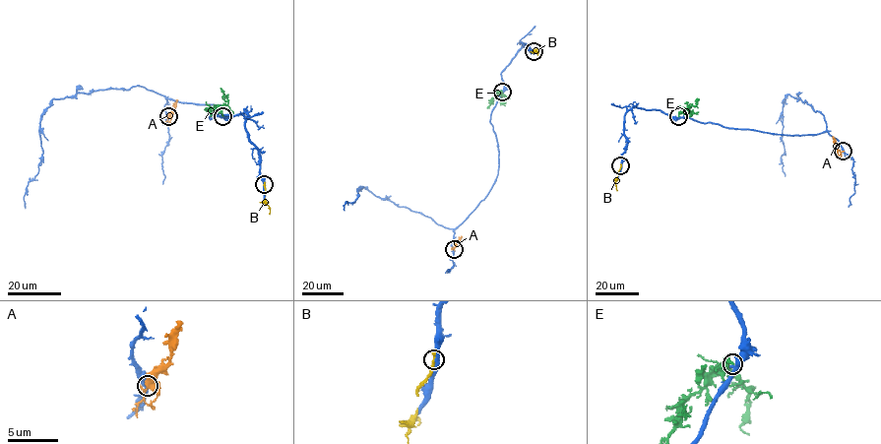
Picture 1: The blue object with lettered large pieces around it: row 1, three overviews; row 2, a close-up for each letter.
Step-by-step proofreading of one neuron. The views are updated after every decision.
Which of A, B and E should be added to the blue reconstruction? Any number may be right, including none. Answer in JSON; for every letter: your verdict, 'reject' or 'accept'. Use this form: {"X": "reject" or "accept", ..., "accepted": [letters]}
{"A": "reject", "B": "reject", "E": "reject", "accepted": []}

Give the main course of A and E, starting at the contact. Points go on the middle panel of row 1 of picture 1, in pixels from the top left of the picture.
A: (454, 249), (462, 236)
E: (502, 91), (499, 93), (506, 96), (505, 101), (499, 102)

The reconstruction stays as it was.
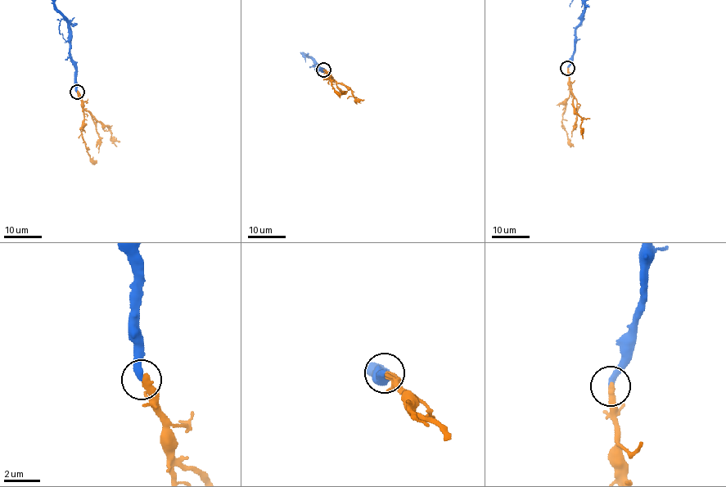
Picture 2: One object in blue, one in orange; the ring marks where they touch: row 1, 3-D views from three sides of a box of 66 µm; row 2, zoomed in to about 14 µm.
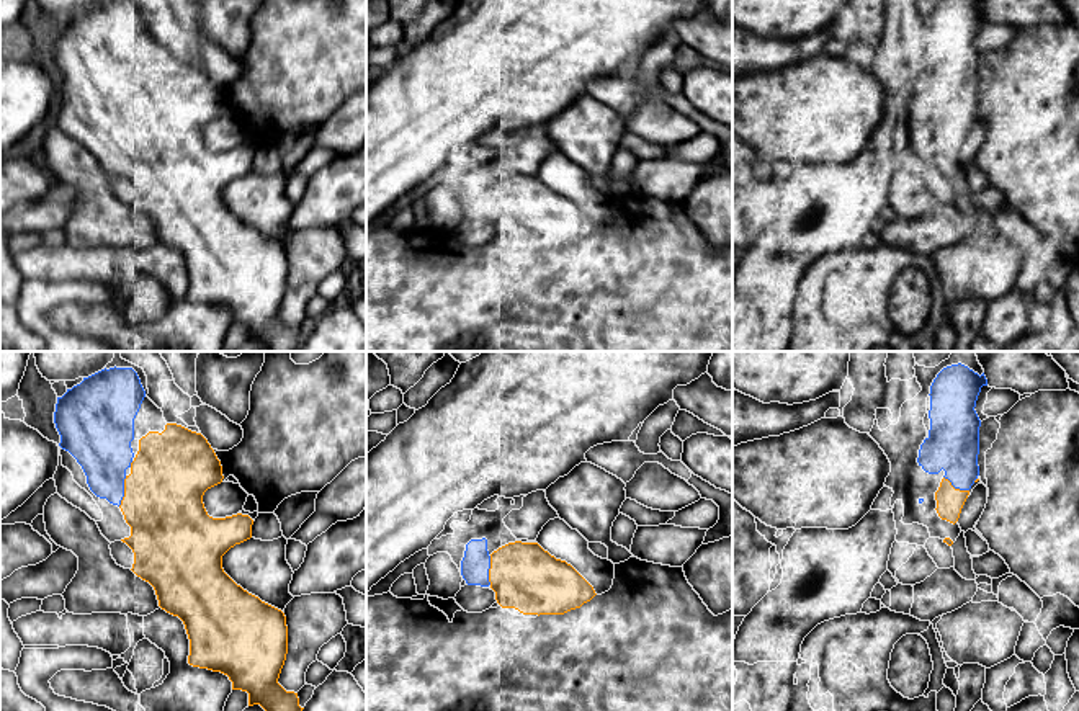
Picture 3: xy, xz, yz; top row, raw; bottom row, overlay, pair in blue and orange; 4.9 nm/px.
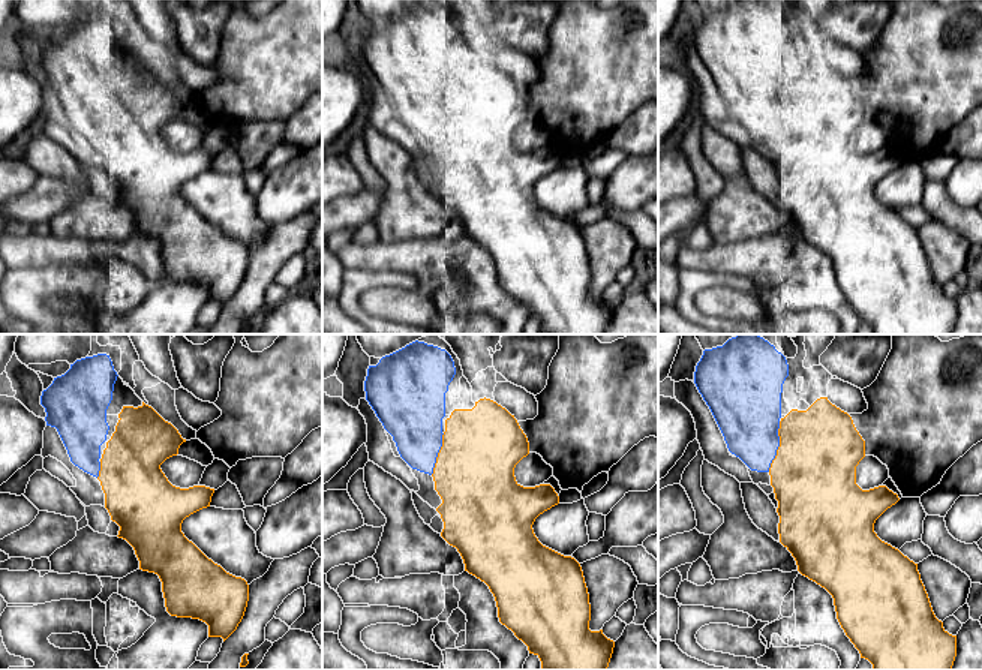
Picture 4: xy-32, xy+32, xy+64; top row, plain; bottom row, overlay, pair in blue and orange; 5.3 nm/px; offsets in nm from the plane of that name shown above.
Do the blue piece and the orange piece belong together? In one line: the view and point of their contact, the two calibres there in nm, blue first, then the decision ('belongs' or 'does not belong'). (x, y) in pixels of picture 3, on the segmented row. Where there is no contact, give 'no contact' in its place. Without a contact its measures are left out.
contact xy (123, 491); calibres 280 and 400 nm; belongs

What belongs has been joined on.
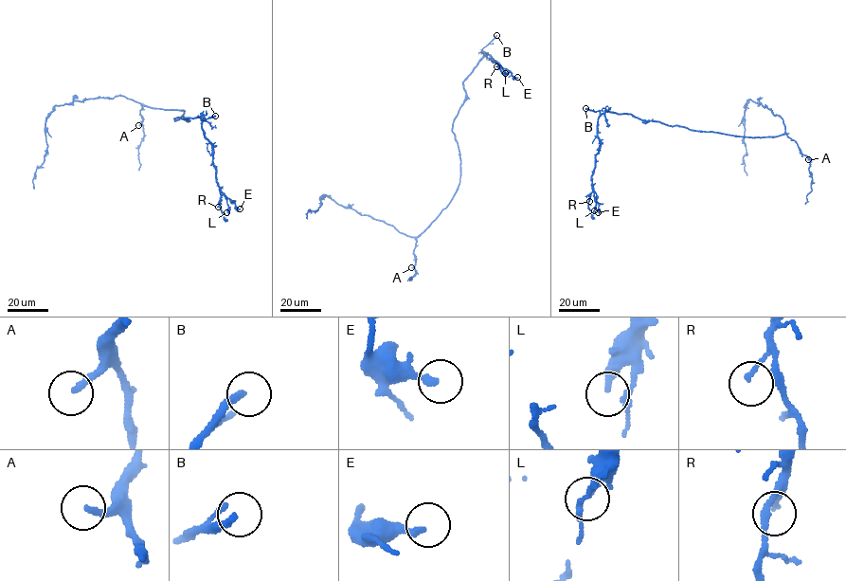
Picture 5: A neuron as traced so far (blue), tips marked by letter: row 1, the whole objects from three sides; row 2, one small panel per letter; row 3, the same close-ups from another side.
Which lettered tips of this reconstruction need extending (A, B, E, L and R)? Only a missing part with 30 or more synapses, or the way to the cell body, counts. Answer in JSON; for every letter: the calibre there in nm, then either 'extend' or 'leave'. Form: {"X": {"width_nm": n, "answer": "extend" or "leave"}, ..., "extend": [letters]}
{"A": {"width_nm": 220, "answer": "extend"}, "B": {"width_nm": 240, "answer": "extend"}, "E": {"width_nm": 200, "answer": "leave"}, "L": {"width_nm": 200, "answer": "leave"}, "R": {"width_nm": 140, "answer": "leave"}, "extend": ["A", "B"]}

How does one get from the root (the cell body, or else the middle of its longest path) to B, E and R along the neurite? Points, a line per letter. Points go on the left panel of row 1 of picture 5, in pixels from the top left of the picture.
B: (181, 111), (184, 110), (184, 115), (174, 121), (201, 116), (202, 120), (215, 116)
E: (181, 111), (184, 110), (184, 115), (174, 121), (203, 118), (202, 128), (212, 146), (219, 190), (240, 208)
R: (181, 111), (184, 110), (184, 115), (174, 121), (203, 118), (202, 128), (212, 146), (220, 194), (218, 207)

